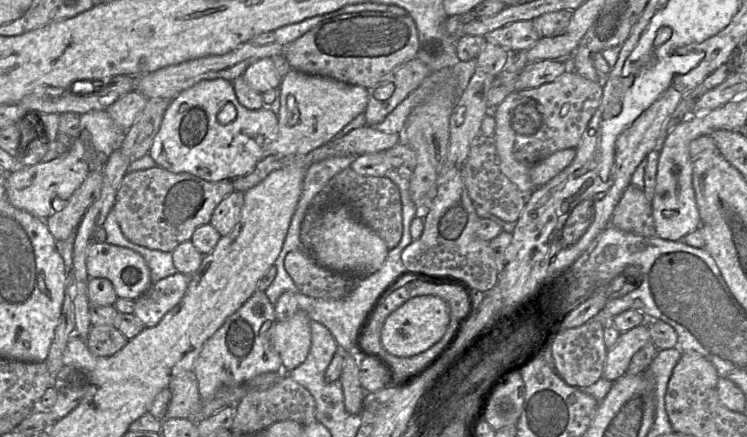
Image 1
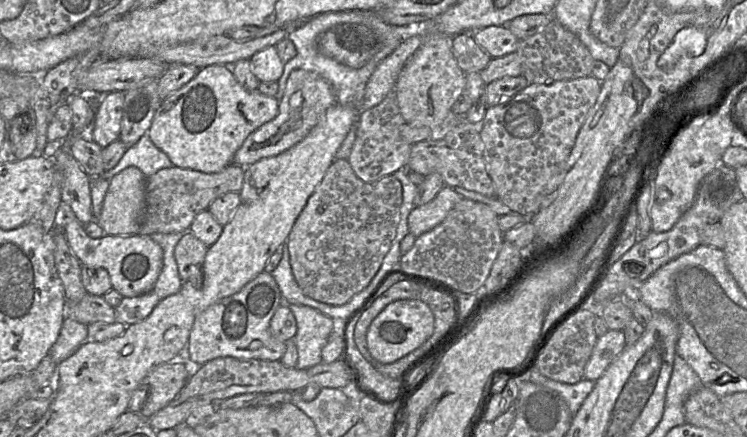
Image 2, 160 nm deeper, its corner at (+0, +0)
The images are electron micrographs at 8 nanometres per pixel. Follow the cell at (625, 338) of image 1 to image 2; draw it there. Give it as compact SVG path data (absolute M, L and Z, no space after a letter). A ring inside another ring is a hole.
M608 330L597 338L584 369L584 379L596 381L626 346L623 330Z

